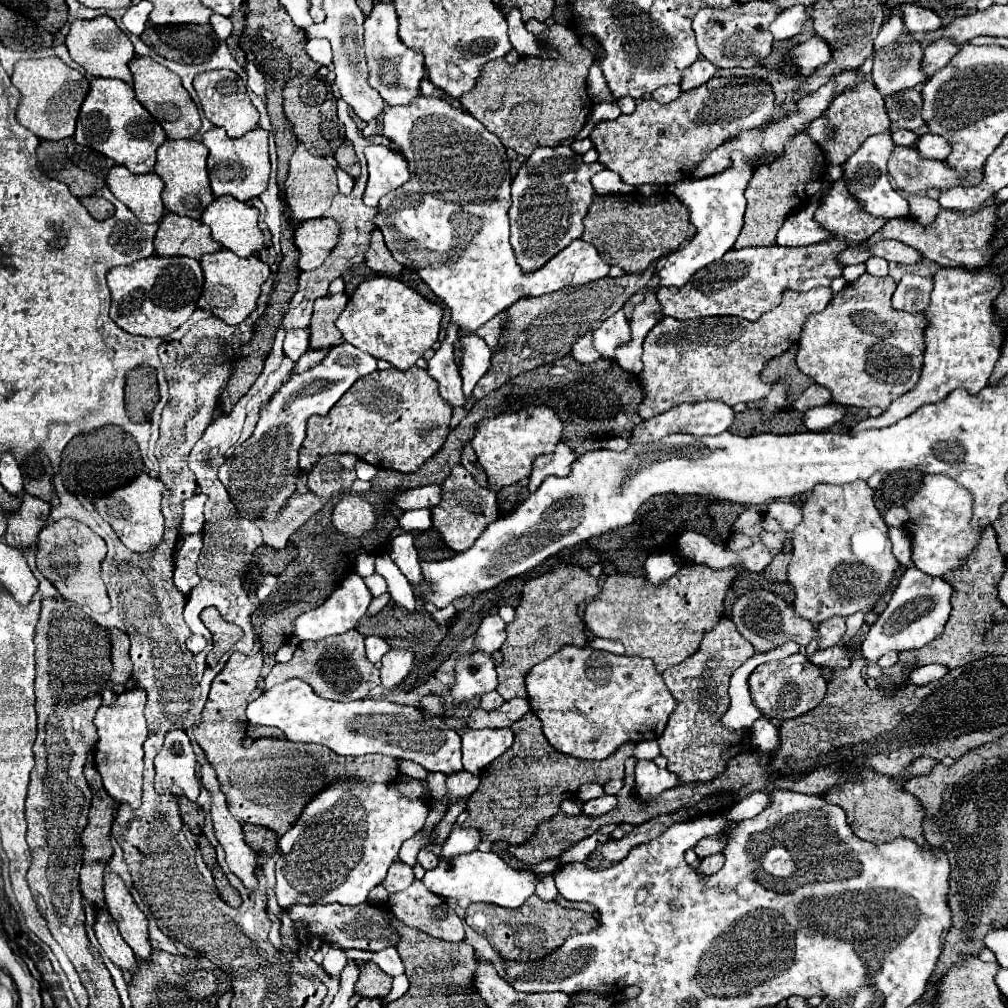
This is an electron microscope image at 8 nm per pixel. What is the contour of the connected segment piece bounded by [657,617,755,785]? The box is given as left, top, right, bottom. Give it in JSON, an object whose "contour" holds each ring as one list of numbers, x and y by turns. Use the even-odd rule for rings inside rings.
{"contour":[[723,617,715,629,703,637,697,653,663,673,665,685,677,701,677,709,671,713,669,723,657,743,661,747,661,755,667,757,667,771,675,773,681,785,695,781,709,783,725,771,729,759,749,753,751,731,731,731,721,723,721,717,729,707,727,689,733,671,753,655,755,649,751,643,741,637,731,619]]}

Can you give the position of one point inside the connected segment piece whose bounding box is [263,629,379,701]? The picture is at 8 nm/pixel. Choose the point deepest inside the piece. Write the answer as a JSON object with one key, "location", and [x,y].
{"location":[337,669]}

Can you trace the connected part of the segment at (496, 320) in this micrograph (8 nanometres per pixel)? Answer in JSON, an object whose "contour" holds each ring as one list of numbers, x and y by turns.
{"contour":[[501,311,501,313,497,313,491,321,487,321,485,325,483,325,483,329,479,329,477,331,477,335,481,337,481,339,485,339,485,343,495,351,495,349,501,349,499,345,501,345,501,331,507,327,507,311]]}

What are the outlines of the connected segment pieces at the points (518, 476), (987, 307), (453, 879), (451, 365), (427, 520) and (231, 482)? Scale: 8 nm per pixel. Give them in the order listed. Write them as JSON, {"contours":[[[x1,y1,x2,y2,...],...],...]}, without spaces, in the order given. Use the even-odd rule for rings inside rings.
{"contours":[[[547,407,539,409,527,409,527,413,511,413,501,415,497,419,487,419,477,425,477,433,471,439,471,445,475,449,477,461,487,473,489,489,499,491,507,485,519,483,529,477,531,463,535,457,543,453,553,453,557,443,561,441,563,423,557,419,555,411]],[[941,267,935,275,935,289,931,293,931,303,925,309,925,315,929,319,927,331,925,331,925,365,919,383,905,393,903,397,895,399,891,407,879,415,879,417,867,417,859,421,851,433,865,431,865,429,881,429,889,427,895,421,915,413,925,403,937,403,945,399,953,389,965,387,971,395,979,393,993,373,995,361,1001,355,1001,345,1005,339,1003,327,995,321,995,309,993,299,1001,291,1001,277,997,275,997,269,953,269,953,267]],[[471,851,471,855,463,853,459,857,451,857,447,867,439,867,437,873,431,873,423,879,425,887,439,897,451,897,455,899,463,909,467,909,471,903,491,903,499,907,517,909,525,903,527,897,535,893,537,877,531,871,517,871,511,869,499,855,495,853,483,853,483,851]],[[451,321,447,327,445,341,435,351,435,355,427,361,427,373,439,383,441,397,453,407,465,405,463,391,461,391,461,375,453,355,453,343,457,339,459,339,459,327]],[[429,509,406,511,398,521,399,527,407,533,415,530,425,531,432,527,431,512]],[[341,343,331,347,319,365,307,369,305,373,291,373,291,377,261,407,261,419,255,433,245,443,235,447,235,453,227,457,219,469,219,479,241,517,275,521,281,515,287,499,297,489,297,453,305,439,307,419,311,415,327,415,359,377,365,377,375,369,375,357,359,351,351,343]]]}

